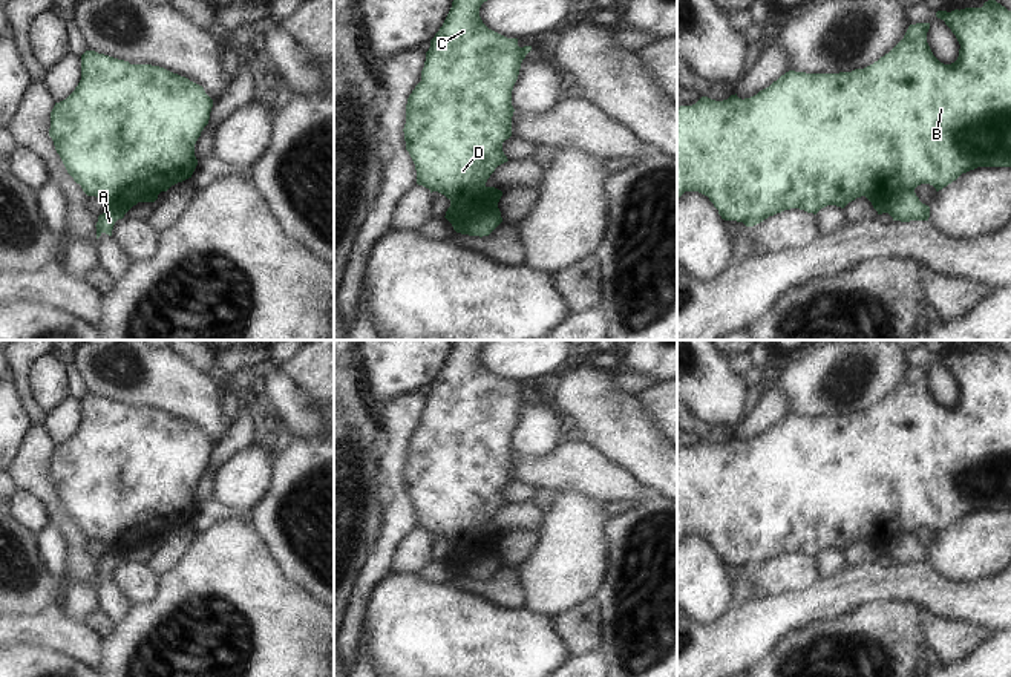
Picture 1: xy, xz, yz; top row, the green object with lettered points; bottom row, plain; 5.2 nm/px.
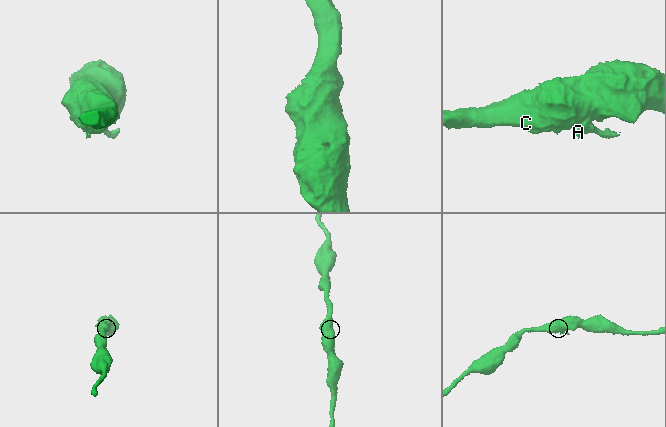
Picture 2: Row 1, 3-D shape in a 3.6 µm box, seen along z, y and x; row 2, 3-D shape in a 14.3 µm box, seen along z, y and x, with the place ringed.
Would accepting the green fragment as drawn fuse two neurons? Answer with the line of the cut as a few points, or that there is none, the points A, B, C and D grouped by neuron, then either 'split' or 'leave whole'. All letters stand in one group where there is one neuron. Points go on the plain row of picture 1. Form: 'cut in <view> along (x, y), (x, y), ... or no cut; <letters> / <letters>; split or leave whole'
cut in xz along (484, 529), (471, 542), (472, 553), (458, 559); A / B C D; split

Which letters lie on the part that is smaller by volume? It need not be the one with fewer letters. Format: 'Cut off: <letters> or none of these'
Cut off: A

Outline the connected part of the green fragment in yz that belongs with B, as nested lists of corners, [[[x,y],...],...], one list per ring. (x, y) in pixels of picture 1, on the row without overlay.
[[[991,342],[982,351],[937,354],[936,360],[945,365],[960,388],[959,400],[951,407],[944,407],[933,398],[927,386],[930,366],[916,366],[908,369],[904,381],[888,397],[864,412],[839,417],[789,414],[751,441],[741,443],[737,437],[723,444],[702,440],[692,449],[677,450],[677,542],[685,535],[699,535],[709,541],[721,562],[754,570],[769,559],[790,551],[816,558],[827,548],[844,551],[856,541],[872,538],[878,531],[893,538],[904,531],[930,527],[939,535],[962,516],[977,510],[1011,510],[1011,354]]]

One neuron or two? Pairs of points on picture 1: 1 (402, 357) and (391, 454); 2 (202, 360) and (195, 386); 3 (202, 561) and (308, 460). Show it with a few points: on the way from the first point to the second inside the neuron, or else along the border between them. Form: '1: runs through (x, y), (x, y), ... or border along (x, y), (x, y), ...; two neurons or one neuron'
1: border along (415, 389), (395, 394), (379, 411), (376, 418); two neurons
2: border along (179, 356), (204, 372); two neurons
3: border along (247, 521), (268, 552); two neurons

